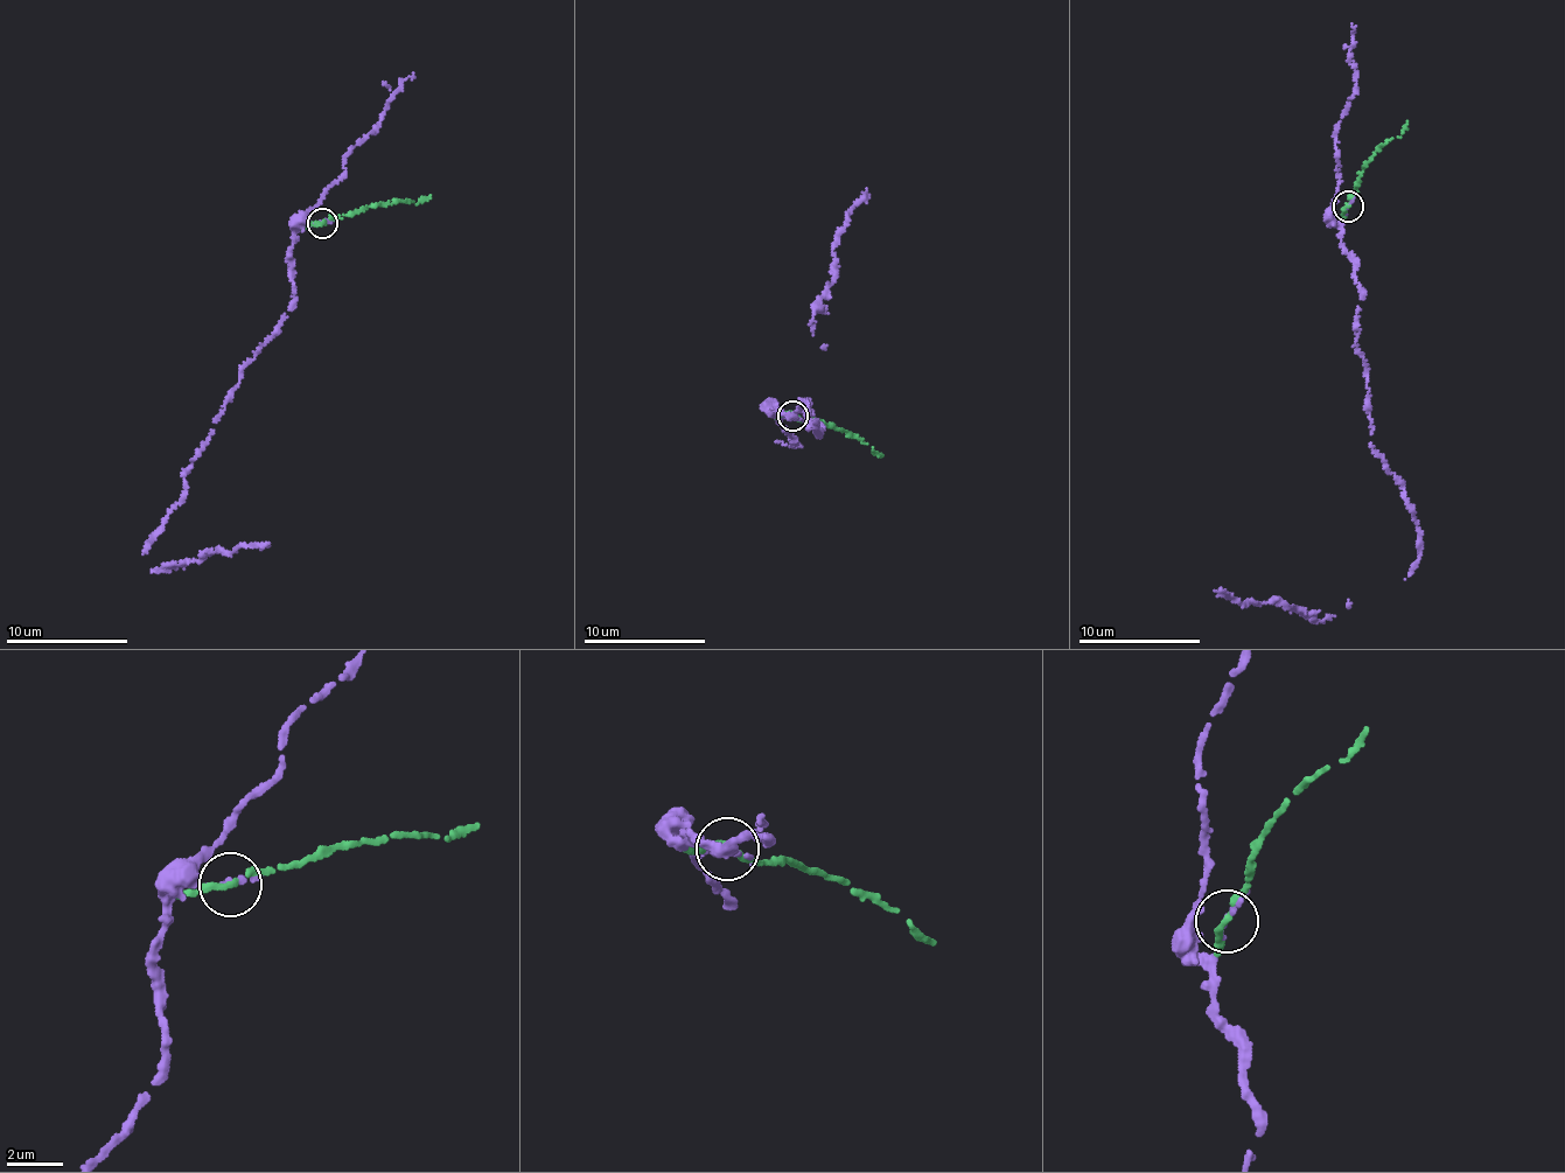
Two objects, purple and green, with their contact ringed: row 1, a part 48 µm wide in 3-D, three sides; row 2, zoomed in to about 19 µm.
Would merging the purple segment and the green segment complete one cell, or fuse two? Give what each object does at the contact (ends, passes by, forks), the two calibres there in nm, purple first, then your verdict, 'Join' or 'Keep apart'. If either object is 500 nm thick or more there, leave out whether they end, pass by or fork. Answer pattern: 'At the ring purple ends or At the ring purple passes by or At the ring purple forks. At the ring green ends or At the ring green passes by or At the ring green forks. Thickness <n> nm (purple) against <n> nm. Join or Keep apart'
At the ring purple ends. At the ring green passes by. Thickness 200 nm (purple) against 200 nm. Join

